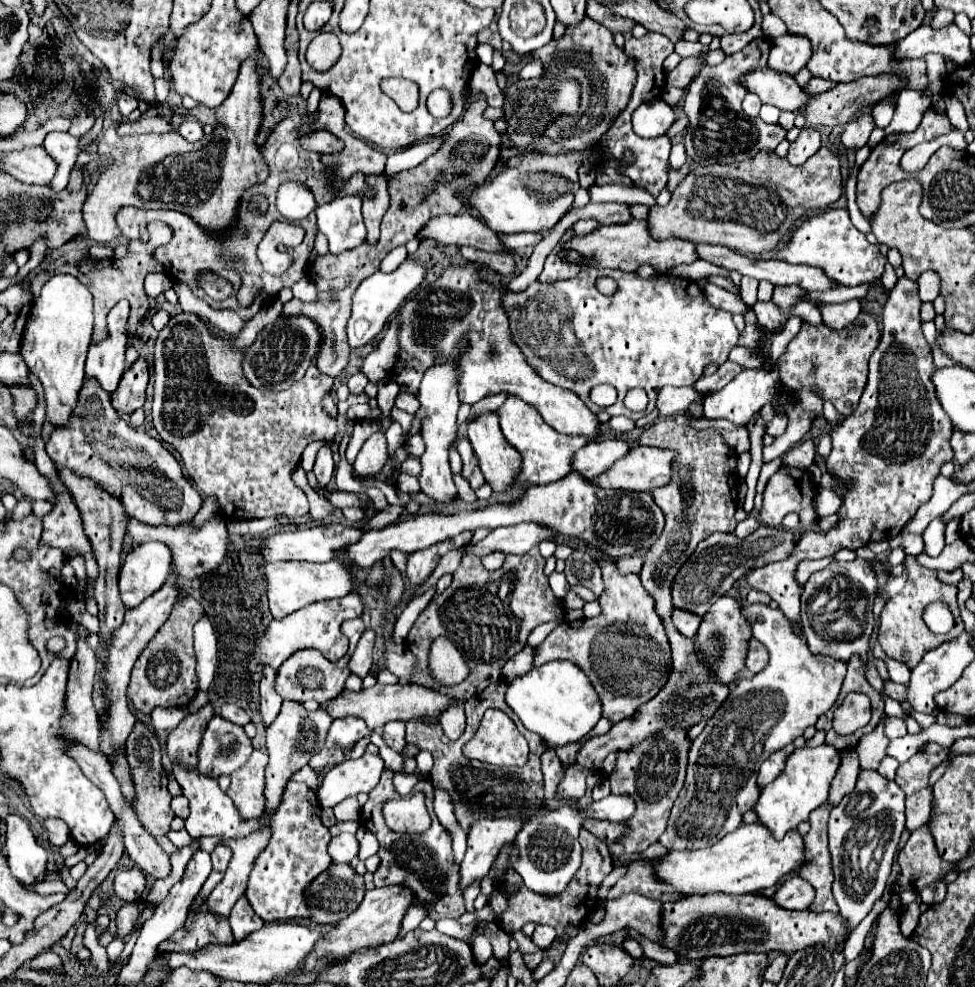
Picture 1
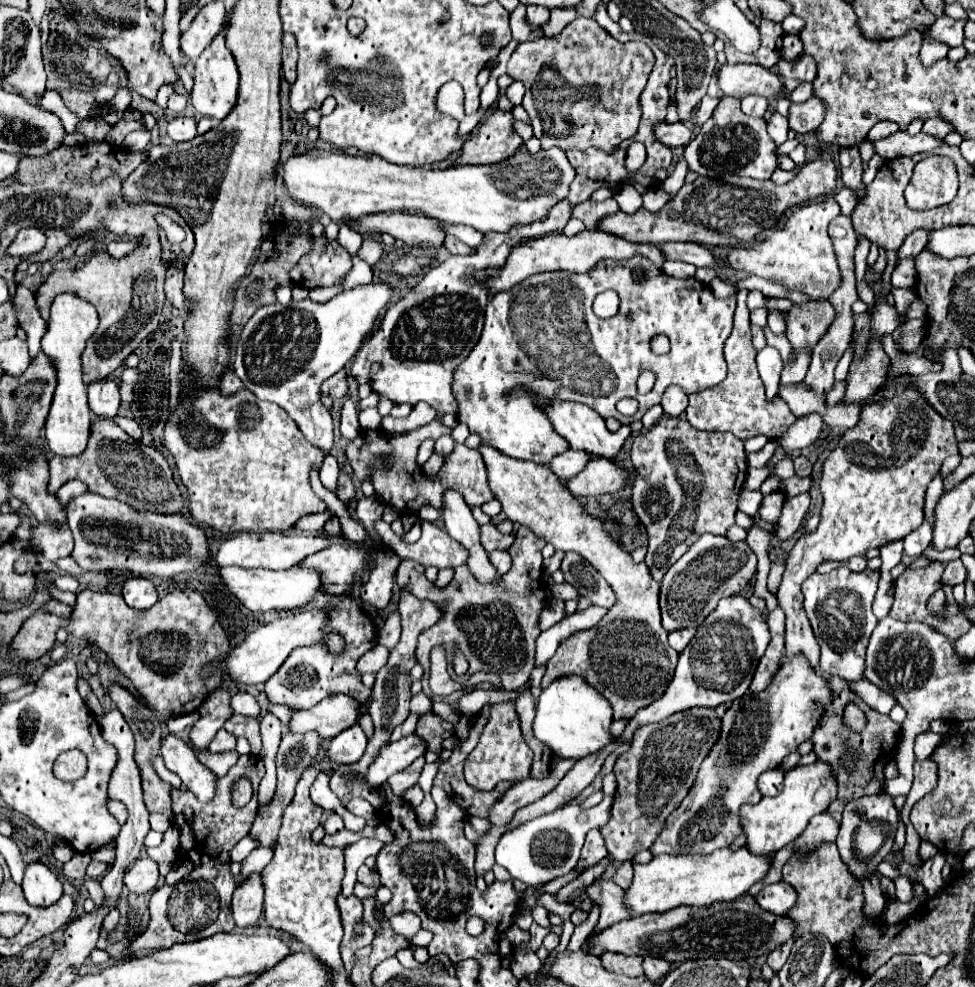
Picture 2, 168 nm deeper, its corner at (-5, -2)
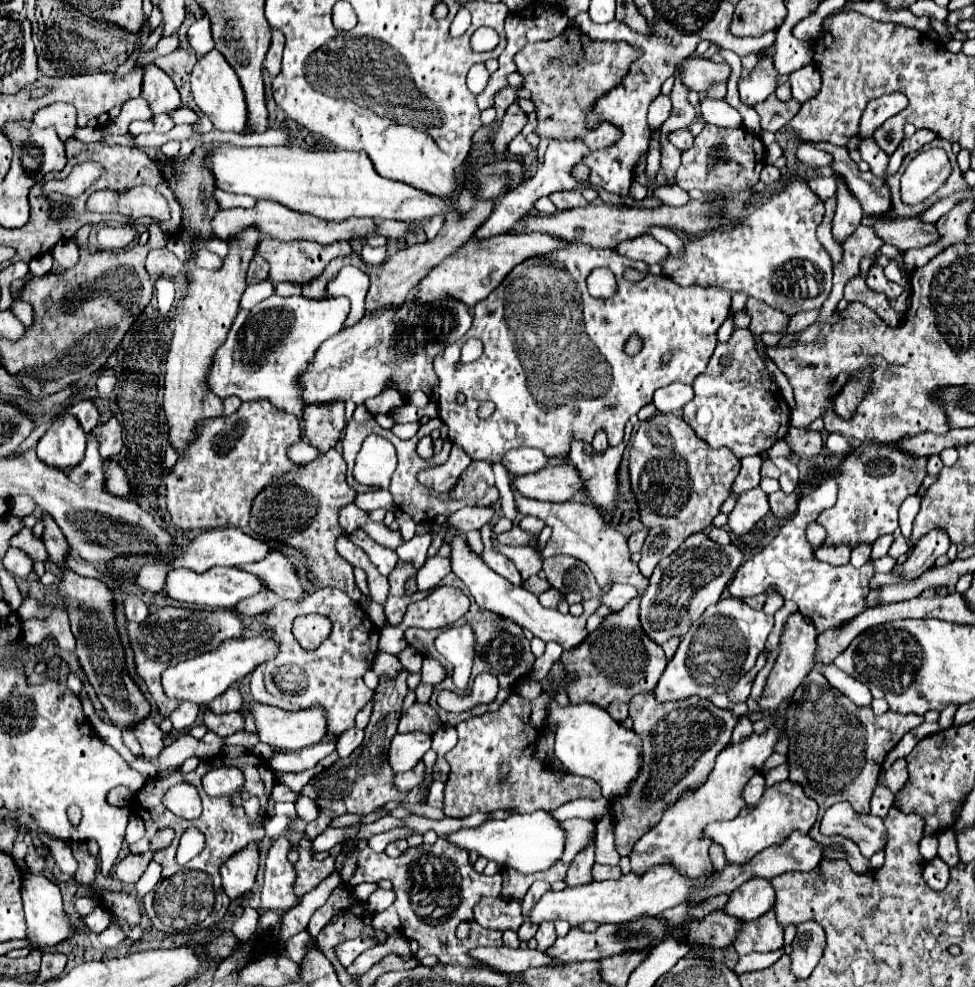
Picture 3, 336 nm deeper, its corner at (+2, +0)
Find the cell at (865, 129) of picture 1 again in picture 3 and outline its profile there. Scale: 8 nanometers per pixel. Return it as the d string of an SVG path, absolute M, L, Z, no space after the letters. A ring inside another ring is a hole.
M835 176L835 180L837 180L837 212L833 218L833 234L839 242L843 242L859 226L863 210L857 198L847 188L845 180L841 176Z

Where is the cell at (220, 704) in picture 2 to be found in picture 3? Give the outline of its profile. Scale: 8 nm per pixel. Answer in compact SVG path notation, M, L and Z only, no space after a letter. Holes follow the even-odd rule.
M229 688L221 696L217 696L213 702L207 702L205 710L213 712L213 714L227 714L227 712L239 710L241 704L243 704L243 698L241 698L239 690L237 688Z

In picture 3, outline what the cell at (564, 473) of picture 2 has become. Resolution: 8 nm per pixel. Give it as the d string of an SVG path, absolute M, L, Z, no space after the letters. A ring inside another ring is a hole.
M517 448L517 450L509 450L509 454L505 454L501 464L507 468L509 474L523 476L549 466L549 458L537 448Z

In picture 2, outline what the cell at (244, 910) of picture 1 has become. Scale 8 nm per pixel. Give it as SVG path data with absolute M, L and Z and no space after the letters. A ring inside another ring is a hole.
M260 874L248 876L248 880L244 880L244 884L240 884L240 888L234 890L232 912L238 928L256 926L258 918L262 916L262 896L264 896L264 886Z

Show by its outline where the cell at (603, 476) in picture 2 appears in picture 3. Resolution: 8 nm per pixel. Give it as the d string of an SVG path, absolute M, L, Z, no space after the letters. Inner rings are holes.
M569 460L557 462L537 474L517 476L513 486L527 498L547 502L567 502L585 488L585 480Z

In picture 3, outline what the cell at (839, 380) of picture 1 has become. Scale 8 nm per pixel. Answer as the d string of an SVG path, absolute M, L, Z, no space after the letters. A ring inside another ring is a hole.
M755 298L747 300L745 308L751 314L751 324L749 324L751 332L755 332L755 334L763 334L763 332L785 334L791 316L787 316L779 310L771 310L771 306L767 306L765 302L759 302Z

